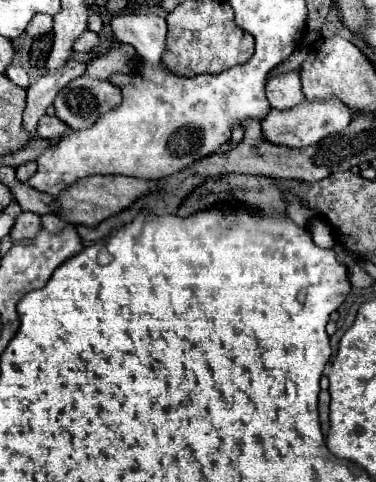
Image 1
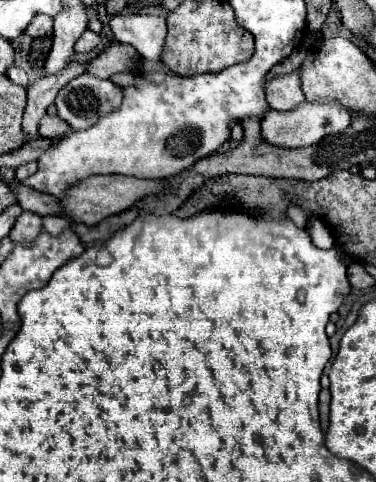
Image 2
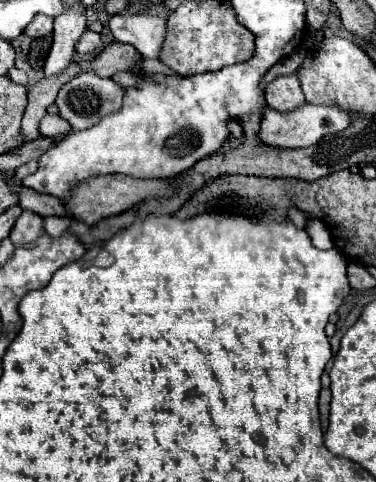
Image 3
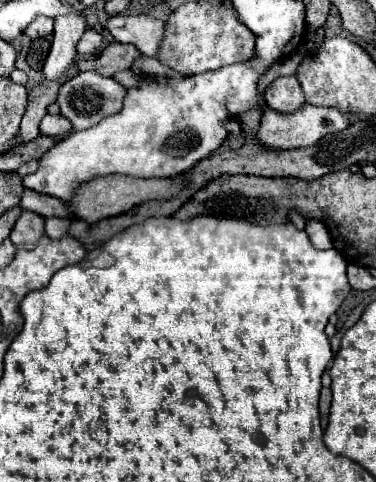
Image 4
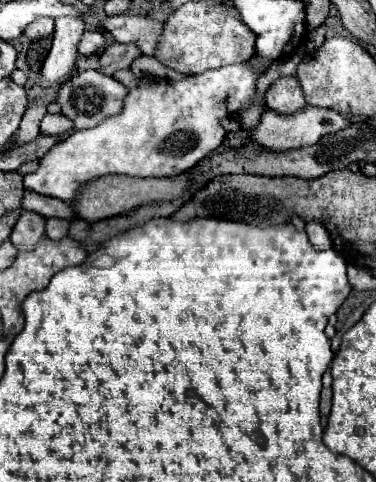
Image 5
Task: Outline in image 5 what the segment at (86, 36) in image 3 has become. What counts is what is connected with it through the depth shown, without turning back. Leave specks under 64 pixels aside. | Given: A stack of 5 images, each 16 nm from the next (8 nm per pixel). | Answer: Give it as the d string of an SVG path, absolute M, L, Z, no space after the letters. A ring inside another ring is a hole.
M86 32L82 36L78 52L82 56L90 56L90 54L96 54L100 48L104 48L104 36L100 32Z

